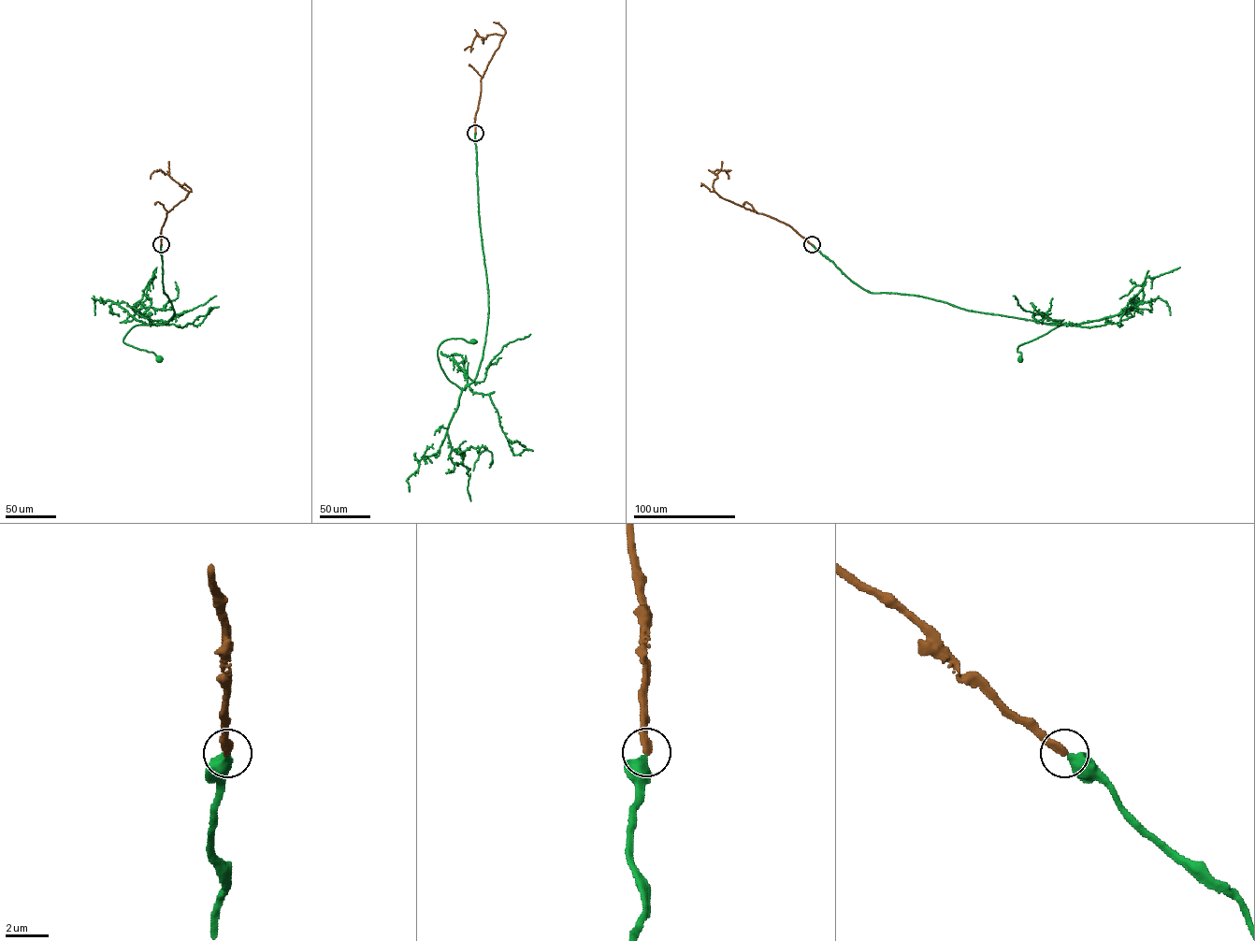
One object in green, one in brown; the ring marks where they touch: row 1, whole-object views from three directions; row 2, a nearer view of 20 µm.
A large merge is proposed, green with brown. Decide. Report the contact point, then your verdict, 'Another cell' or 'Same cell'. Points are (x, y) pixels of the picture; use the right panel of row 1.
Place: (812, 244). Same cell

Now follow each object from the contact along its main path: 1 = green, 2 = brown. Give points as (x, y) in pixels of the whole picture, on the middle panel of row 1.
1: (475, 133), (479, 214), (488, 310), (477, 374), (461, 389), (441, 368), (438, 349), (450, 339), (473, 340)
2: (475, 133), (481, 79), (503, 36), (493, 34), (483, 38), (478, 35), (471, 46), (465, 50)

